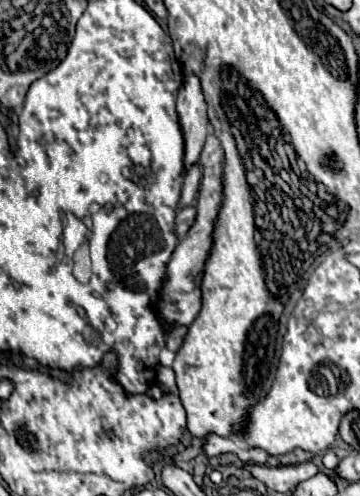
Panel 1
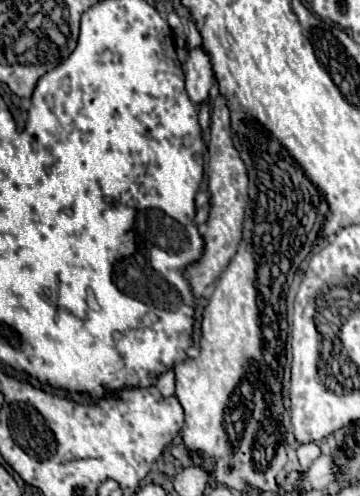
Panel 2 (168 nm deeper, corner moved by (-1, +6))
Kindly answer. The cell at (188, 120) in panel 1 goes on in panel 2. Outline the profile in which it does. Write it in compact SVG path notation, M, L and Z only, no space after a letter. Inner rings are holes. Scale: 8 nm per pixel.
M202 46L190 50L190 56L184 64L184 74L186 74L186 92L190 100L196 104L206 100L208 90L214 82L214 74L210 64L210 54L202 50Z

